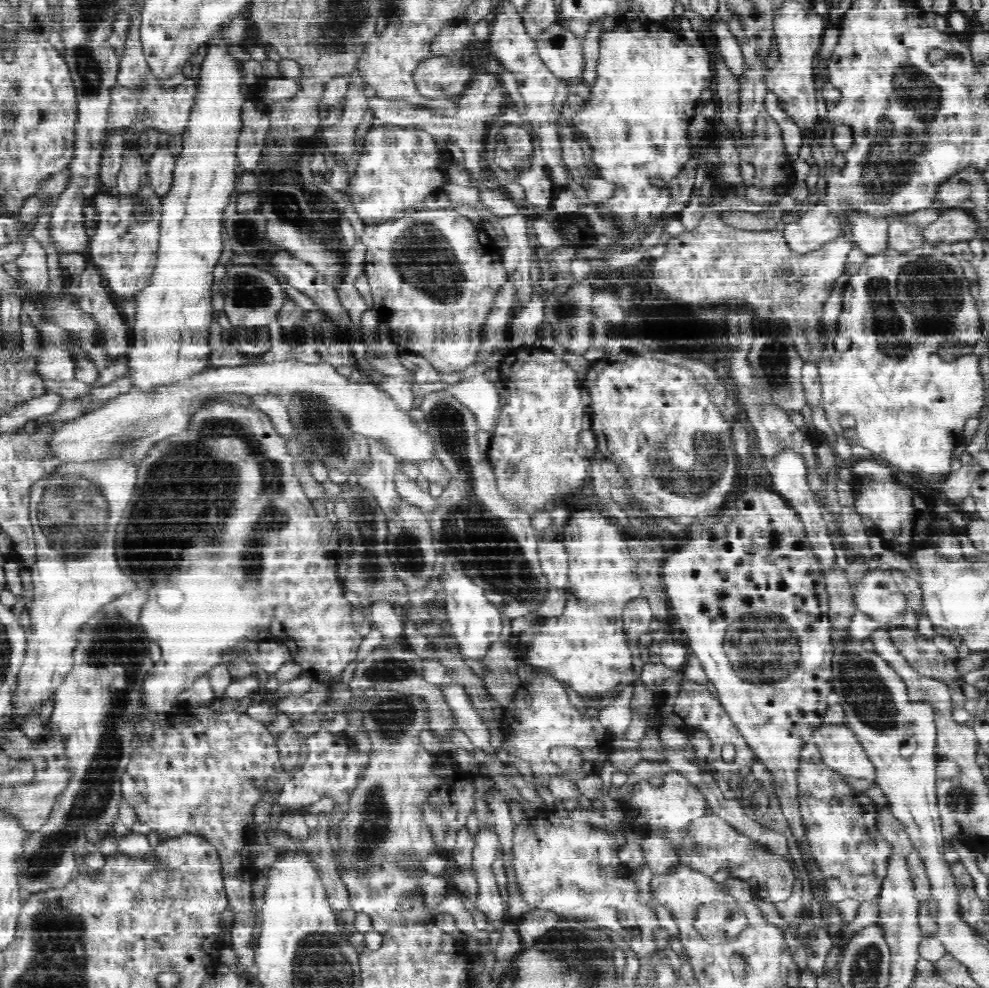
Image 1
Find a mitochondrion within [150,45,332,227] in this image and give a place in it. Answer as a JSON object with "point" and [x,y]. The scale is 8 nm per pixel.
{"point":[307,113]}

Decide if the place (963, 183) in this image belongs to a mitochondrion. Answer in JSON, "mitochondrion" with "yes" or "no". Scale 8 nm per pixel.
{"mitochondrion":"yes"}

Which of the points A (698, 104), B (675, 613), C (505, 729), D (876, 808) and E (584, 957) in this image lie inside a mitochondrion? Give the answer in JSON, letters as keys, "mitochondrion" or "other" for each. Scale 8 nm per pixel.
{"A":"other","B":"other","C":"other","D":"other","E":"mitochondrion"}

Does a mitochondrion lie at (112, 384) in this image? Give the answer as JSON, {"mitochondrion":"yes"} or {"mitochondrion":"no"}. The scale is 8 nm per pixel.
{"mitochondrion":"no"}

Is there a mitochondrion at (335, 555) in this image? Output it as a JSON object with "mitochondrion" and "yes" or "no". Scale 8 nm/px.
{"mitochondrion":"no"}

